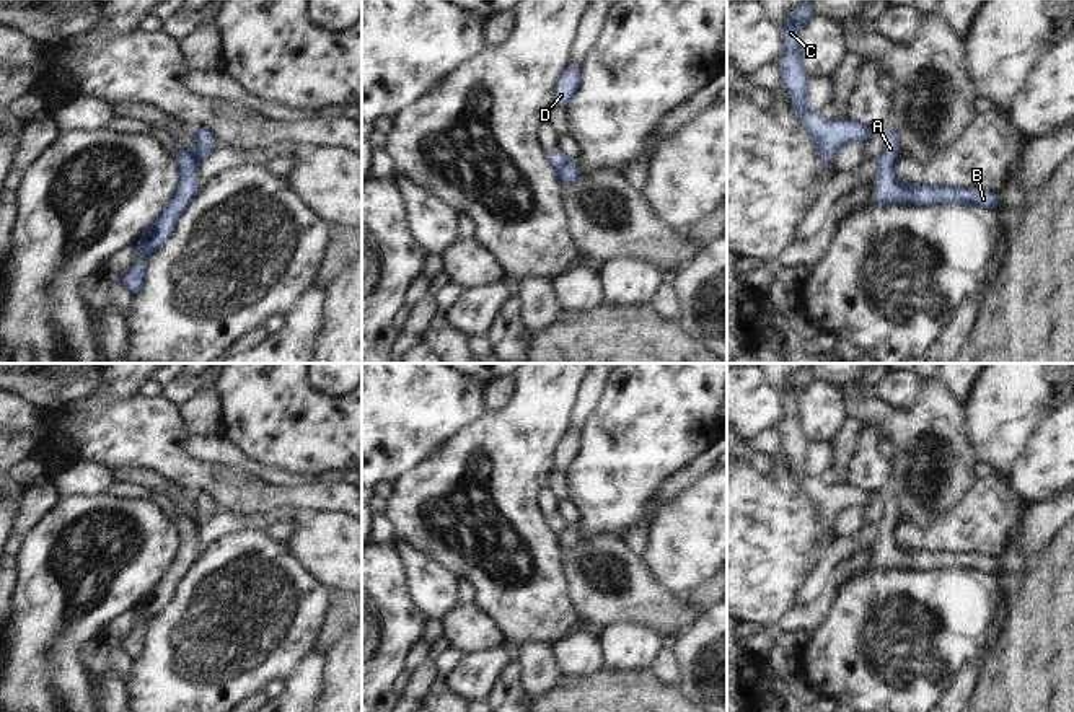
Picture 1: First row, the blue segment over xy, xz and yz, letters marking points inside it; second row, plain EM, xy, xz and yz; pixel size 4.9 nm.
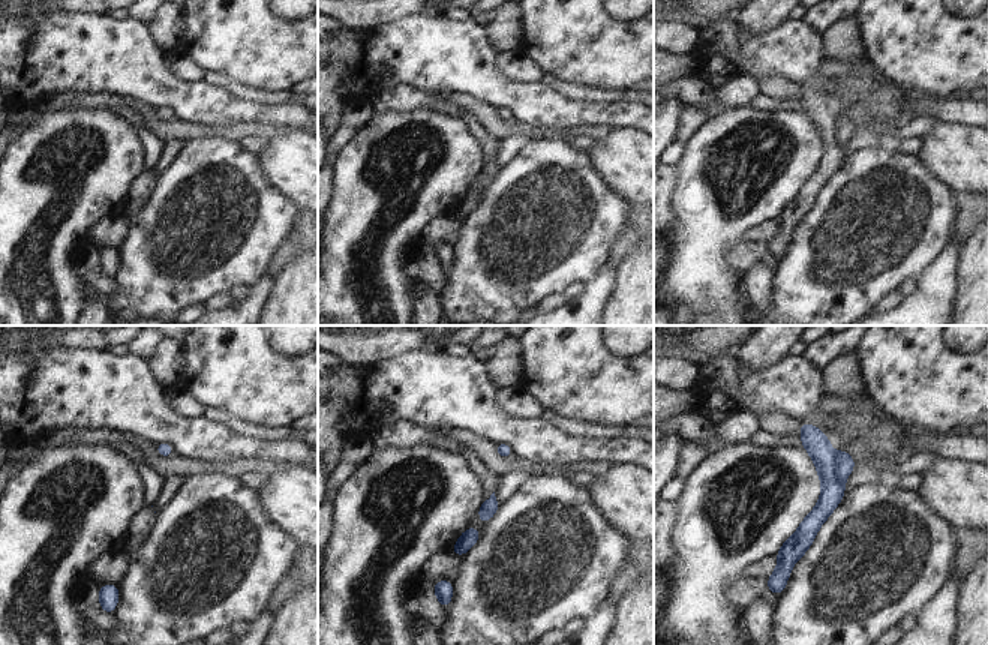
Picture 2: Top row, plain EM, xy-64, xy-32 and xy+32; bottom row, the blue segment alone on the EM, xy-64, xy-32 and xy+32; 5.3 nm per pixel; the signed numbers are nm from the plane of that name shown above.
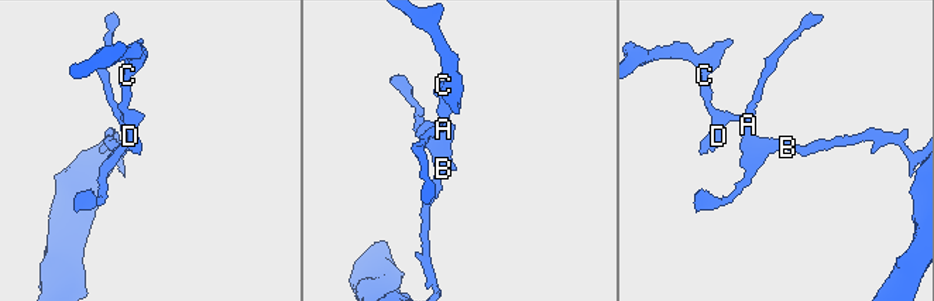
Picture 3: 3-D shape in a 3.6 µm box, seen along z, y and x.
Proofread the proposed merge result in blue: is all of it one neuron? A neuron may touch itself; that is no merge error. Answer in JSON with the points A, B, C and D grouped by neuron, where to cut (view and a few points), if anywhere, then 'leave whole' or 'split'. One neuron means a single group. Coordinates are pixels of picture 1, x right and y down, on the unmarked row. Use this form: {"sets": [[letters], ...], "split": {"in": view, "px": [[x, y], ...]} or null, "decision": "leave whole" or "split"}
{"sets": [["A", "B", "C", "D"]], "split": null, "decision": "leave whole"}

